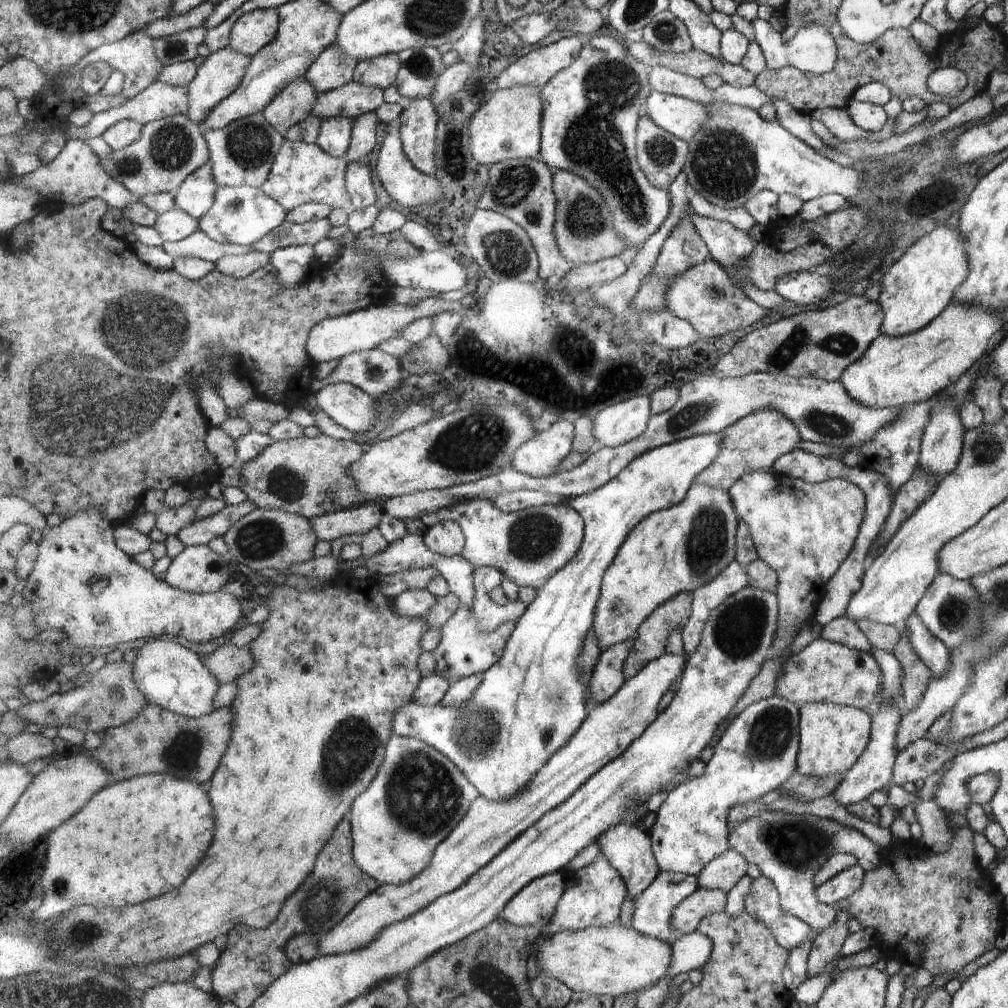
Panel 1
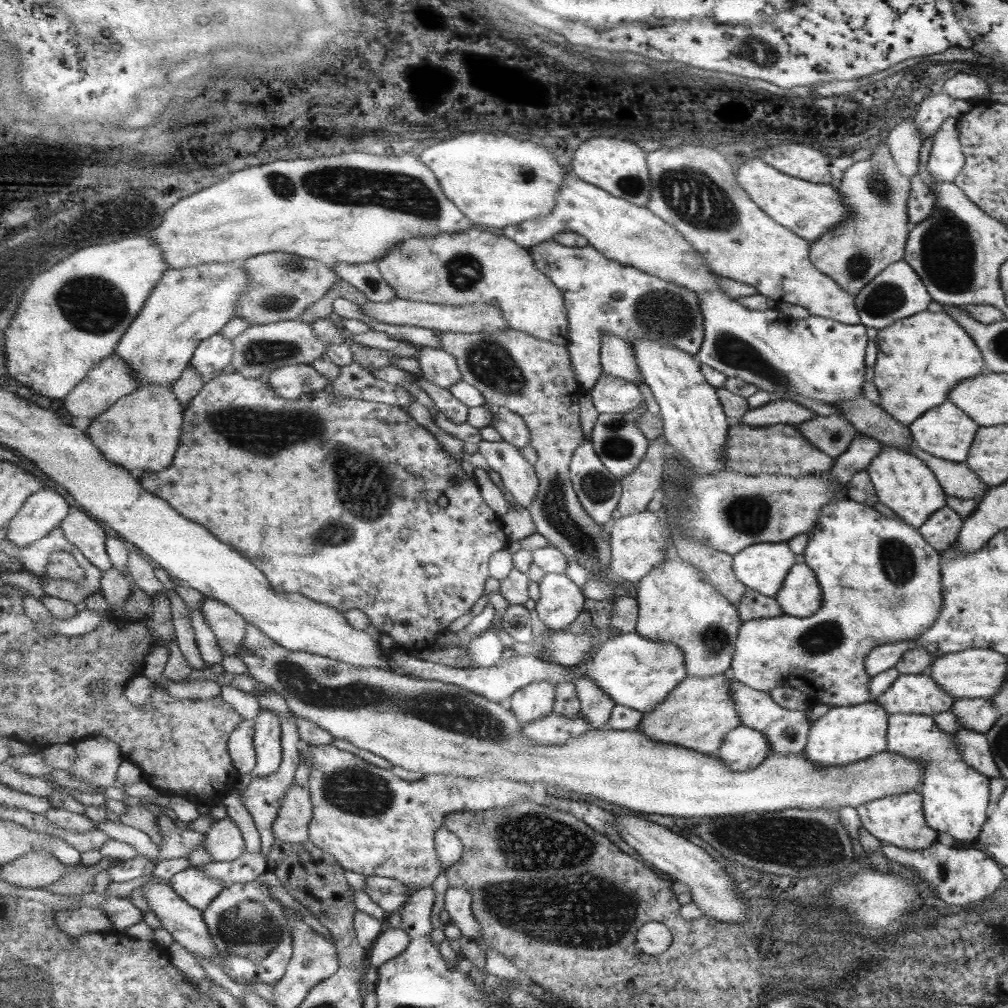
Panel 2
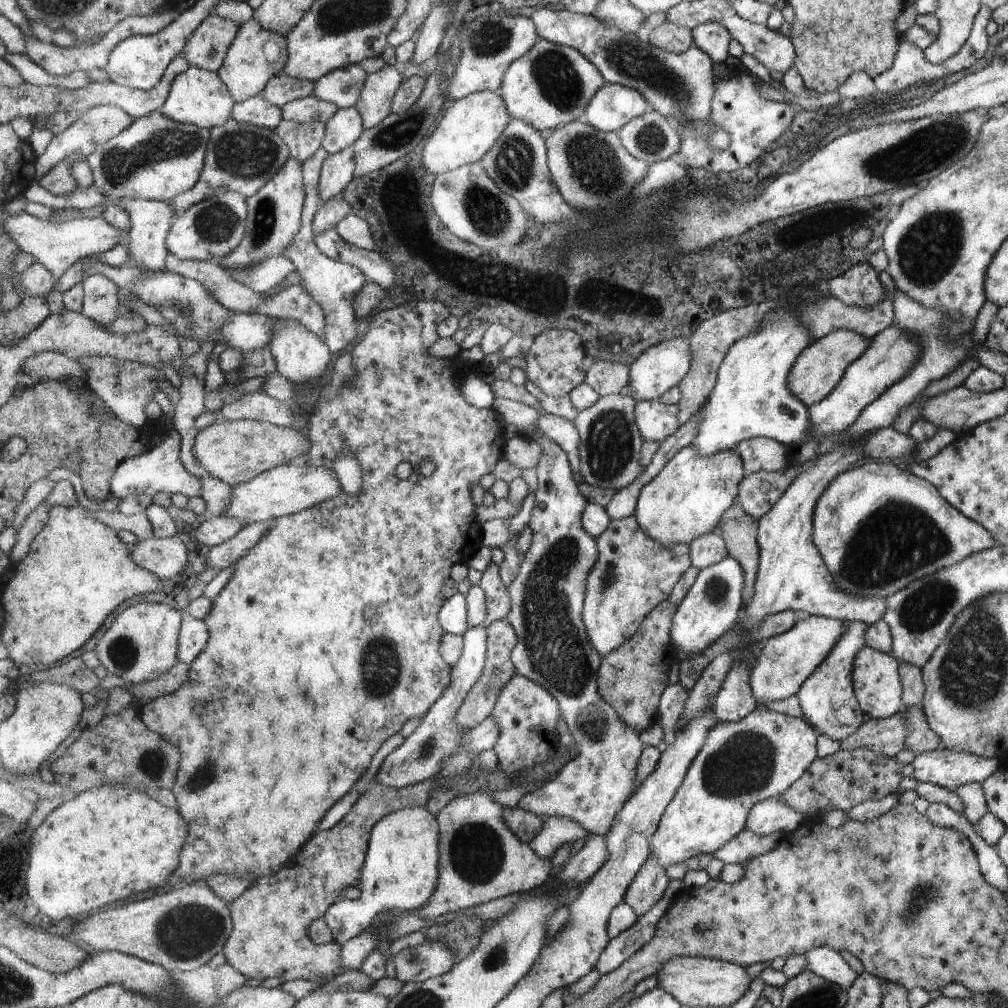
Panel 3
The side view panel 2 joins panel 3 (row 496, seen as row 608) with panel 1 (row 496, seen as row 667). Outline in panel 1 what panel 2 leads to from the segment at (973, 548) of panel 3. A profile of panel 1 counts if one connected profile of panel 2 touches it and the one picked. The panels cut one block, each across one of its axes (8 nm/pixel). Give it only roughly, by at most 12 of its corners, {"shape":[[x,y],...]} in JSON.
{"shape":[[763,469],[729,496],[776,577],[769,652],[812,620],[864,497]]}

